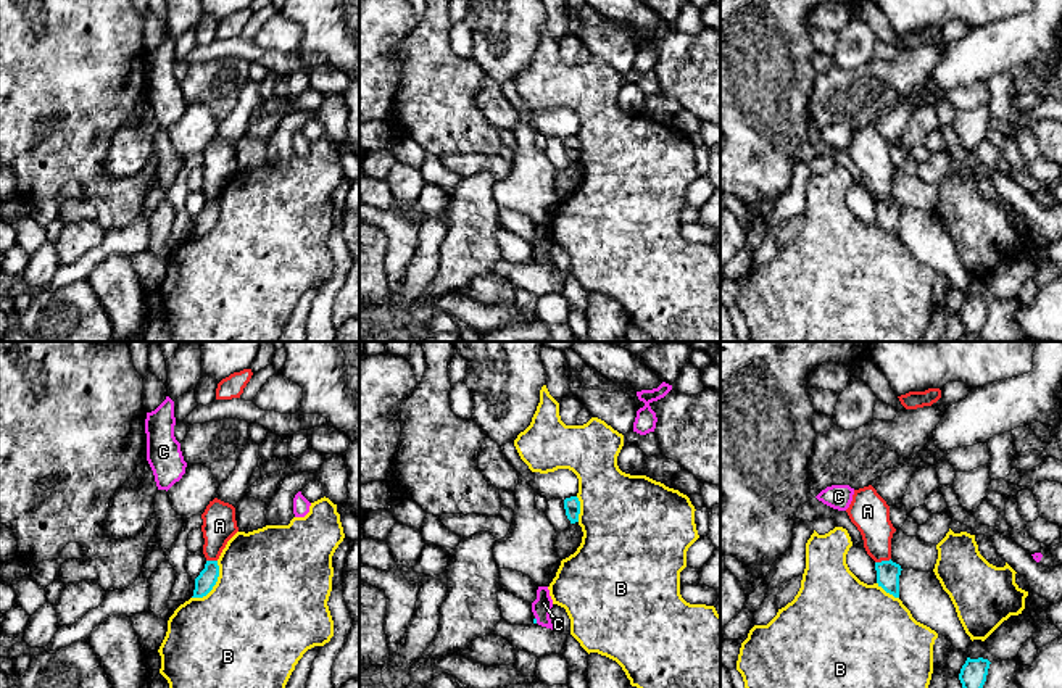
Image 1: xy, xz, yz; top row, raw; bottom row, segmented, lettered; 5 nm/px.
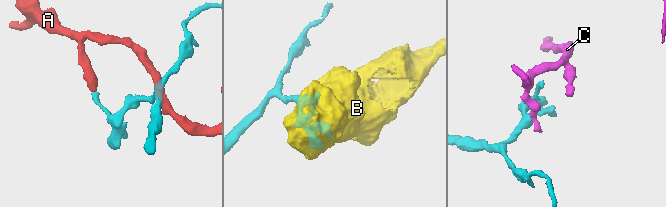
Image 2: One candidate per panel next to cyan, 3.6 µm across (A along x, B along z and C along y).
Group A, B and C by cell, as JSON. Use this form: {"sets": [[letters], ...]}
{"sets": [["A"], ["B"], ["C"]]}

